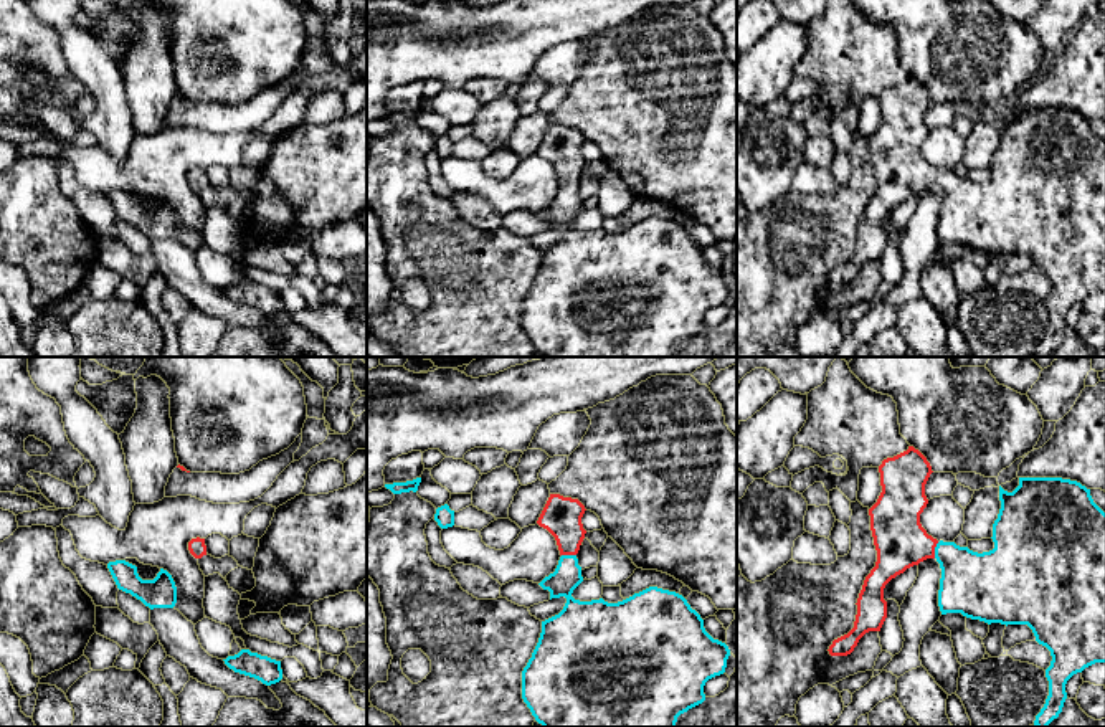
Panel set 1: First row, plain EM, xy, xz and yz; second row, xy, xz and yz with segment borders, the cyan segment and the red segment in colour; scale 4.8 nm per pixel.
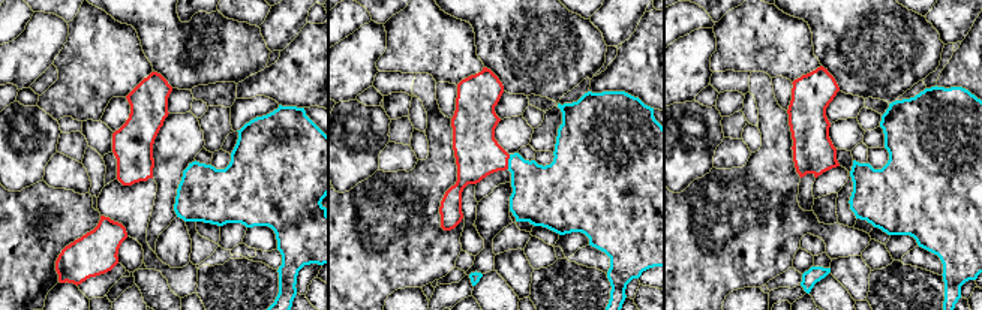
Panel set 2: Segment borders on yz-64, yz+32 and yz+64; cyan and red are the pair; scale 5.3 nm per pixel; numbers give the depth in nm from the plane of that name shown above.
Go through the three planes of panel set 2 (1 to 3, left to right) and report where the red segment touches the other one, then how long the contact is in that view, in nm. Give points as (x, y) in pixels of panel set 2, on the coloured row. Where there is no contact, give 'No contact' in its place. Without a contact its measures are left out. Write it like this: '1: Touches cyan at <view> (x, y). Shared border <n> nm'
1: No contact
2: Touches cyan at yz+32 (508, 162). Shared border 80 nm
3: No contact

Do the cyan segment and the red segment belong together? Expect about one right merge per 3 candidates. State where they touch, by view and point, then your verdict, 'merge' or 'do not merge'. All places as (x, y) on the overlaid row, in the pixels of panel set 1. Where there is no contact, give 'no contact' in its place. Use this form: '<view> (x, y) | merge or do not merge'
yz (935, 551) | merge

